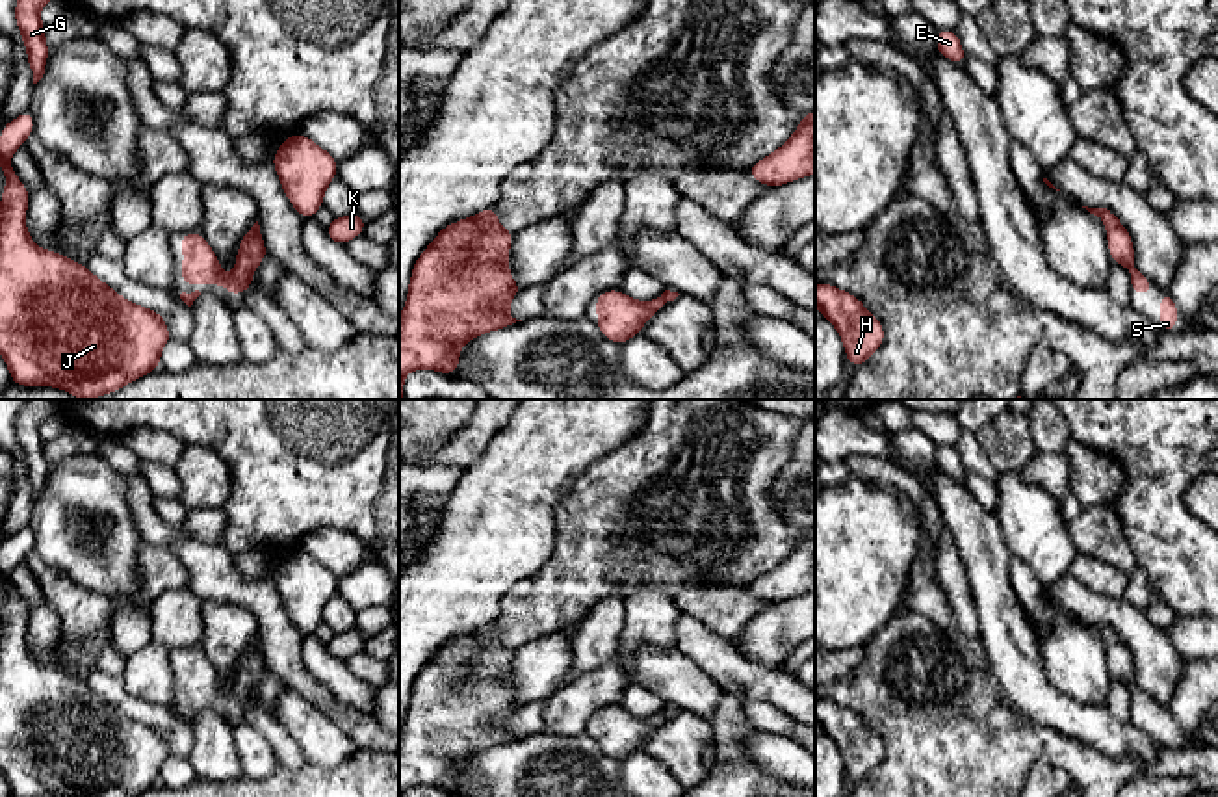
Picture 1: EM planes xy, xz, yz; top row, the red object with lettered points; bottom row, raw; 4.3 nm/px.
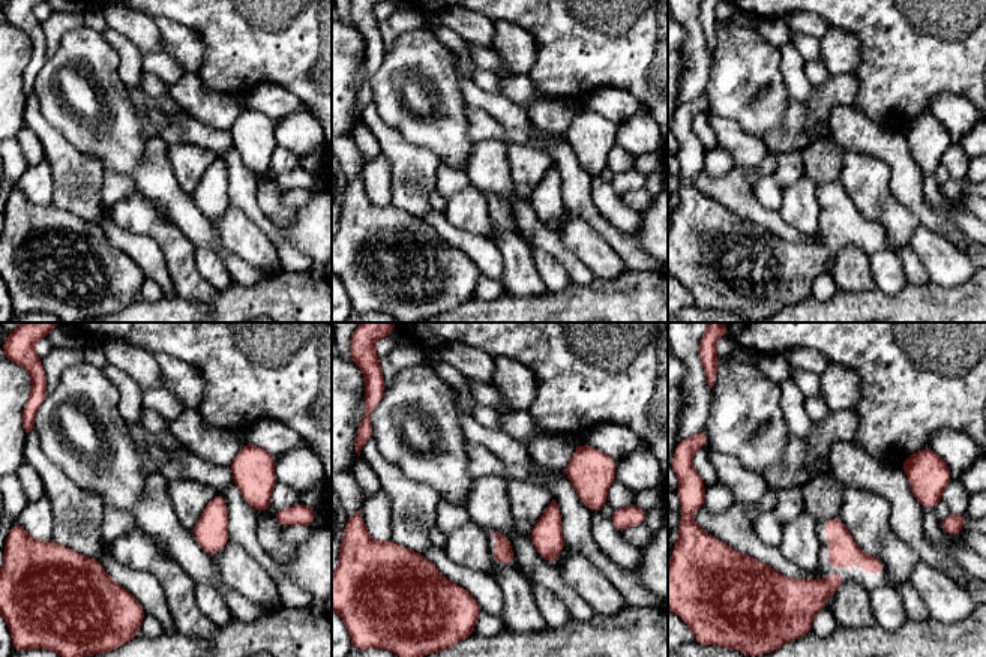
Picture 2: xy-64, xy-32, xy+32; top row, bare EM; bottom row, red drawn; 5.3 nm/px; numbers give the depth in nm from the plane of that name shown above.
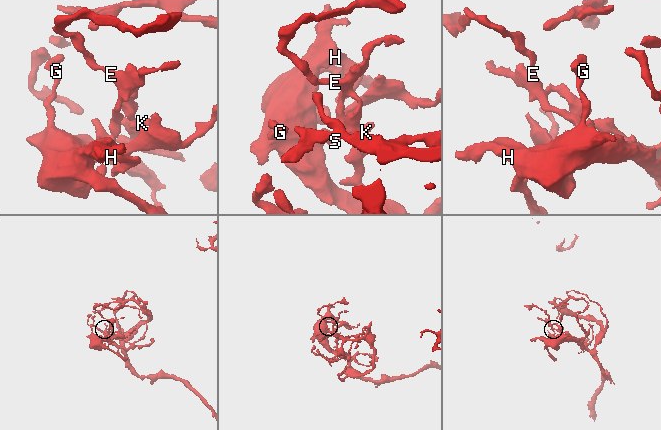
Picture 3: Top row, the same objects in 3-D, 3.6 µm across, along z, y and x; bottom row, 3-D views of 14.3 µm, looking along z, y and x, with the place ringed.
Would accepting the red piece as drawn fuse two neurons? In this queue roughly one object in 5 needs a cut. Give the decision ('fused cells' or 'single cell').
single cell

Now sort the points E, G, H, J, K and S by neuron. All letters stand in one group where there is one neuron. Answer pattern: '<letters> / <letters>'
E G H J K S

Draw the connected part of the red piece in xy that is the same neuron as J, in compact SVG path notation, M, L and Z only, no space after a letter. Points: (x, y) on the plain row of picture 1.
M30 526L0 548L0 585L6 591L0 615L0 771L11 788L11 797L136 797L160 784L160 769L171 749L162 730L123 715L84 680L32 658L26 648L30 609L9 580L11 570L30 550L33 550Z

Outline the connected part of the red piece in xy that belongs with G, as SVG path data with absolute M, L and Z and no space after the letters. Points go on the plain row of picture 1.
M28 399L15 420L15 438L26 461L33 500L43 494L46 474L50 470L45 457L45 442L41 438L39 425L46 418L59 412L61 407L58 399Z

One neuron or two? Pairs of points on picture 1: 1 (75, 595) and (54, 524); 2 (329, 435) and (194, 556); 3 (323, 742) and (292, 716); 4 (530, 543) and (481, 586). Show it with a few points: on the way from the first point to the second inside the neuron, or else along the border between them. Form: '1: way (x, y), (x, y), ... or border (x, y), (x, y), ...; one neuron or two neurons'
1: border (34, 550), (75, 582), (108, 597); two neurons
2: border (220, 545), (233, 558); two neurons
3: way (316, 734), (299, 718); one neuron
4: way (518, 548), (492, 574); one neuron

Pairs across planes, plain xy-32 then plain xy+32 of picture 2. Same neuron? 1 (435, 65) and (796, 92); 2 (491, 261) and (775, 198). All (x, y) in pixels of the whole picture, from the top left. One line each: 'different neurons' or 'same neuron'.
1: different neurons
2: different neurons

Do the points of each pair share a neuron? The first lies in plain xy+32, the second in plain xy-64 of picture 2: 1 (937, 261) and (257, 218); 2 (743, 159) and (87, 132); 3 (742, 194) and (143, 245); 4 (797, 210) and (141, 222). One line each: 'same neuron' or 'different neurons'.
1: different neurons
2: different neurons
3: same neuron
4: same neuron

